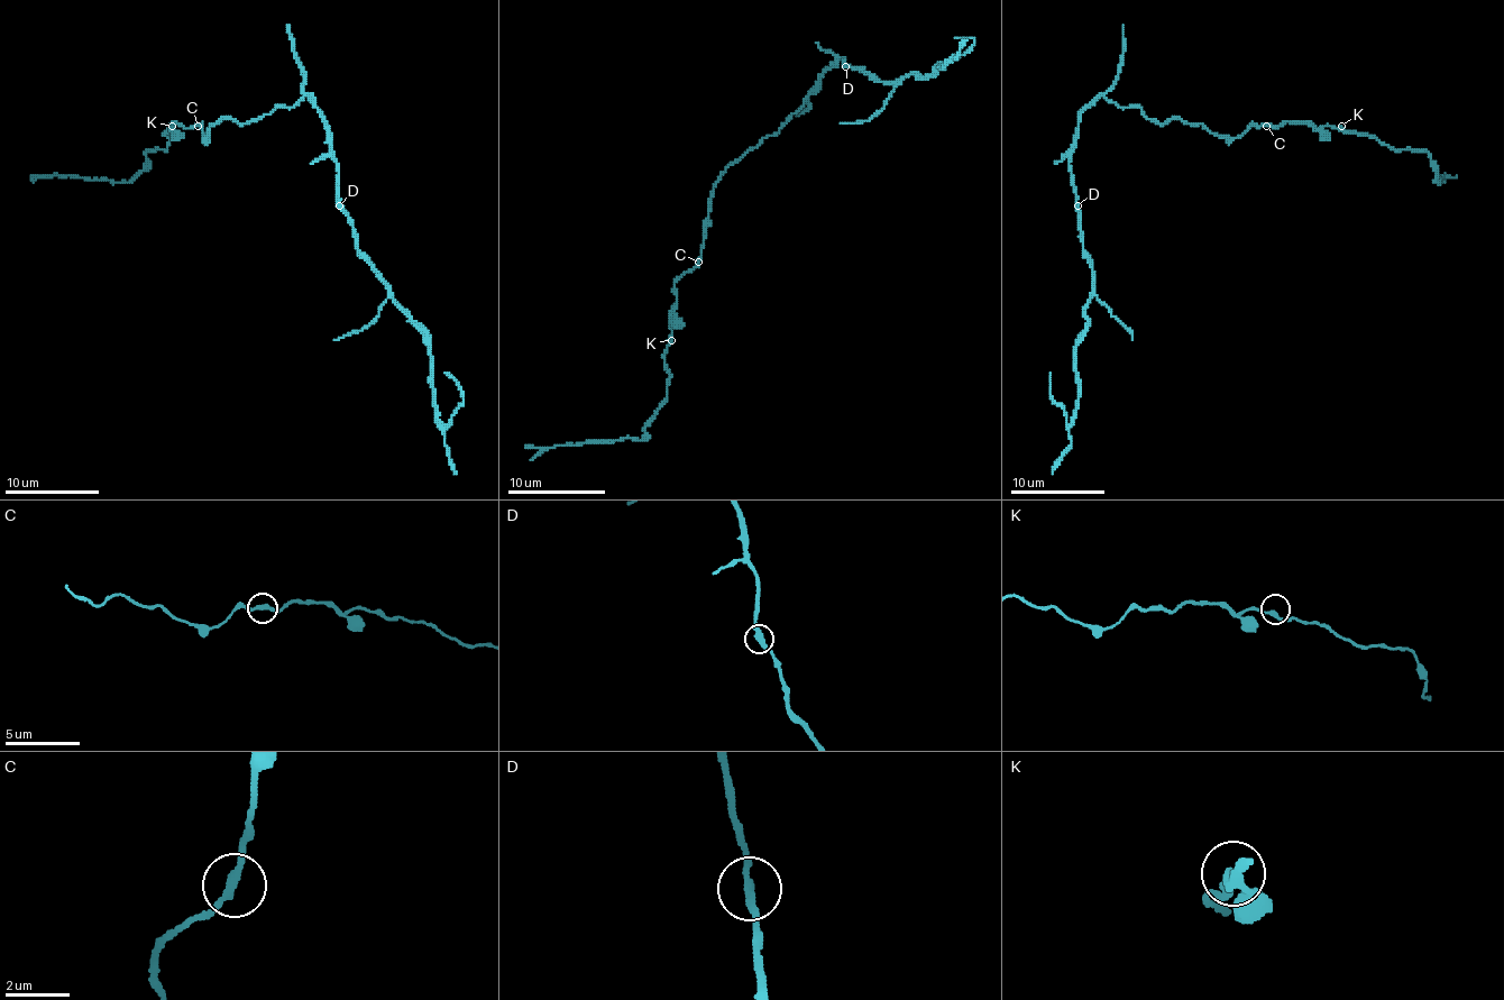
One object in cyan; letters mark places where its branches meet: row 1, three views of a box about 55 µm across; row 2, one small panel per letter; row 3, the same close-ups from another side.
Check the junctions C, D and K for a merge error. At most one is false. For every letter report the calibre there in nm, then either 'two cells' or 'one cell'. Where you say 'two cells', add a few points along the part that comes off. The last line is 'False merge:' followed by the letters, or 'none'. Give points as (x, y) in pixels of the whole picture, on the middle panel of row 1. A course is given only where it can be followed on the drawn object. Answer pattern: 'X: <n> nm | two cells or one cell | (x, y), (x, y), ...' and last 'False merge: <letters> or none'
C: 260 nm | one cell
D: 280 nm | one cell
K: 240 nm | one cell
False merge: none

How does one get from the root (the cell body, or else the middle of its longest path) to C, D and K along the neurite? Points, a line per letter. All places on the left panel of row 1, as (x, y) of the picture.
C: (275, 107), (268, 115), (245, 124), (221, 119), (209, 126), (204, 138), (202, 128), (198, 126)
D: (275, 107), (294, 107), (305, 95), (322, 115), (329, 152), (339, 171), (339, 205)
K: (275, 107), (245, 124), (221, 119), (209, 126), (204, 138), (200, 126), (183, 128), (174, 121), (172, 126)

